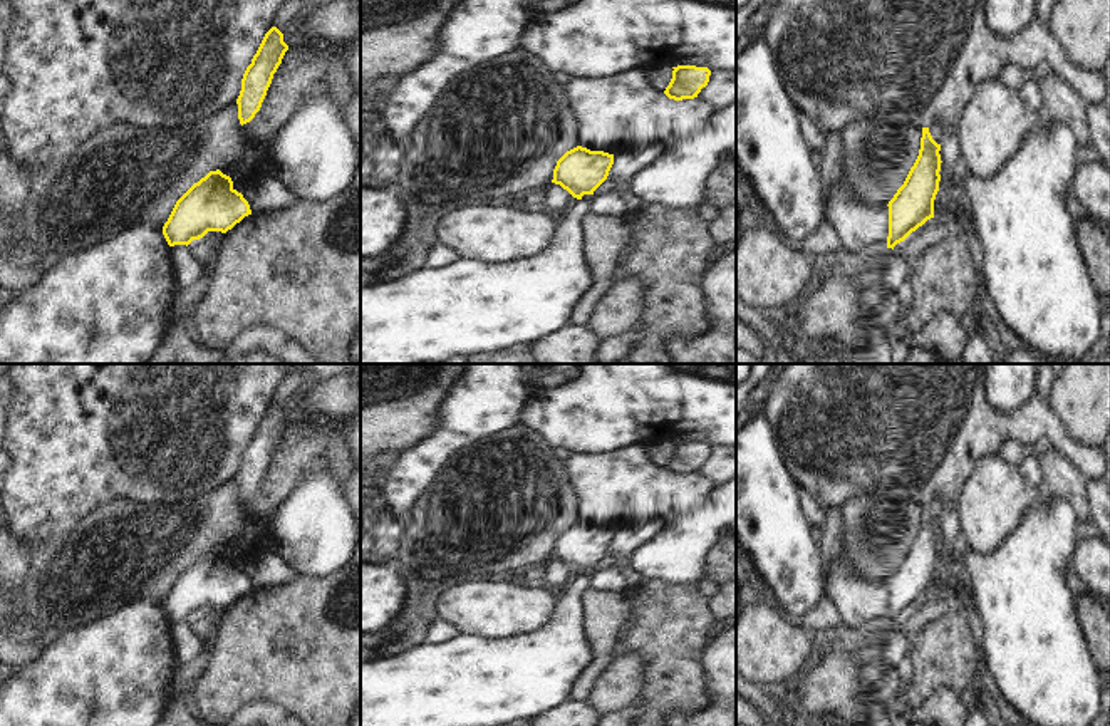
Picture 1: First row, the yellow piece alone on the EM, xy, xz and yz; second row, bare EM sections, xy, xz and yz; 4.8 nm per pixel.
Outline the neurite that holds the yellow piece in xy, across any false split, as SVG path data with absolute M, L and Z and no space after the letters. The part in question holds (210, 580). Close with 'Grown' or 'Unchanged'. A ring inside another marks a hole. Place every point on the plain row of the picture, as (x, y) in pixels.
M216 545L176 577L163 610L169 622L188 622L208 607L226 609L248 590L252 590L248 577L233 563L231 553Z. Unchanged

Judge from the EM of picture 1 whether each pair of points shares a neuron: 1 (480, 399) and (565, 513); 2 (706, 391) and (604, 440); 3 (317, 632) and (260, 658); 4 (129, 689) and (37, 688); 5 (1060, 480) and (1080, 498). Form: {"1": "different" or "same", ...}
{"1": "different", "2": "same", "3": "same", "4": "same", "5": "same"}

